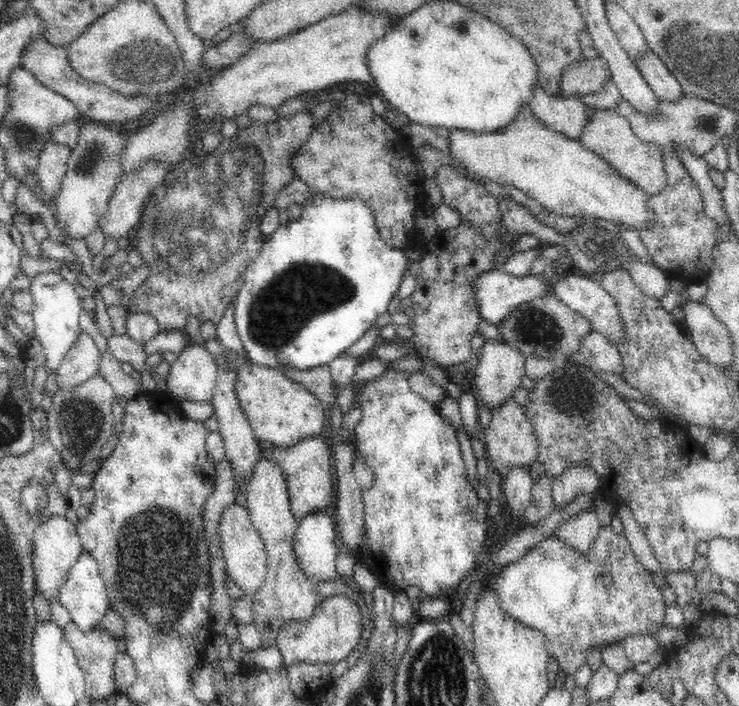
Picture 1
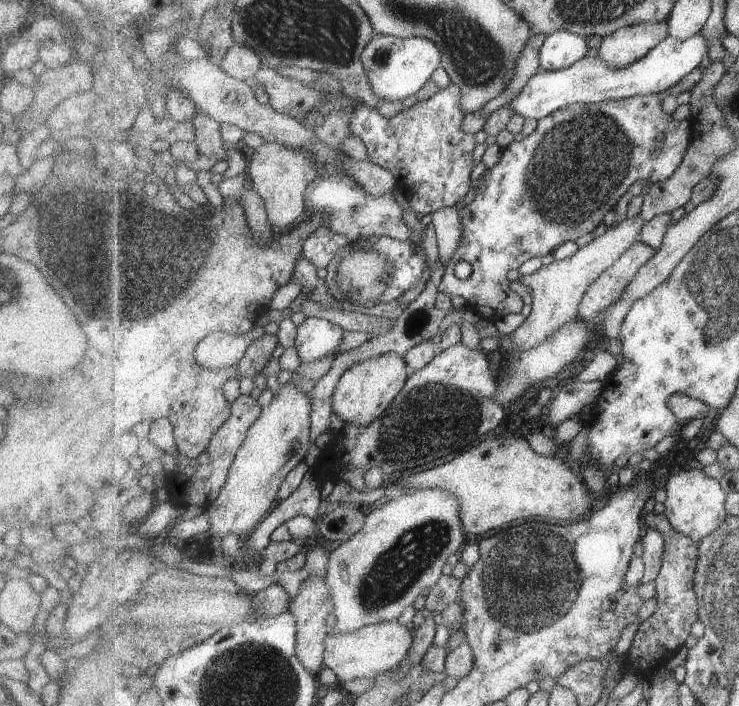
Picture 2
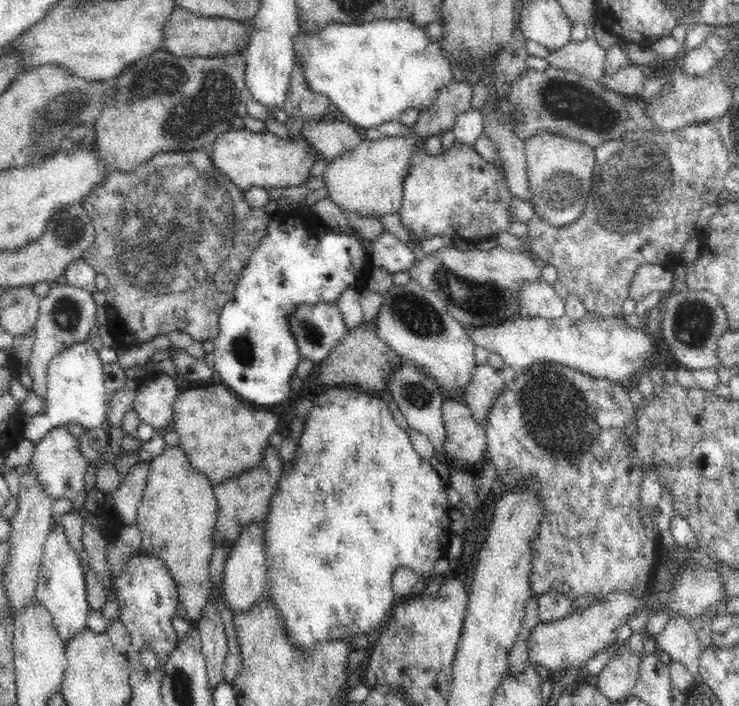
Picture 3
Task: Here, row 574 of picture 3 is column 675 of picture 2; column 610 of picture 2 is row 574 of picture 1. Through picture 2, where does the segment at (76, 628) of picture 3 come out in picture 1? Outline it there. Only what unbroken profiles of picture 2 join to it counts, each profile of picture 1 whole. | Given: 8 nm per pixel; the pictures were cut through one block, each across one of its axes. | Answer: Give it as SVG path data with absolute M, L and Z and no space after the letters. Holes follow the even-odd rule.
M82 550L78 561L69 568L68 574L61 582L58 600L68 610L71 620L84 632L98 628L104 615L111 608L106 583L102 580L99 571L99 564L87 550Z

